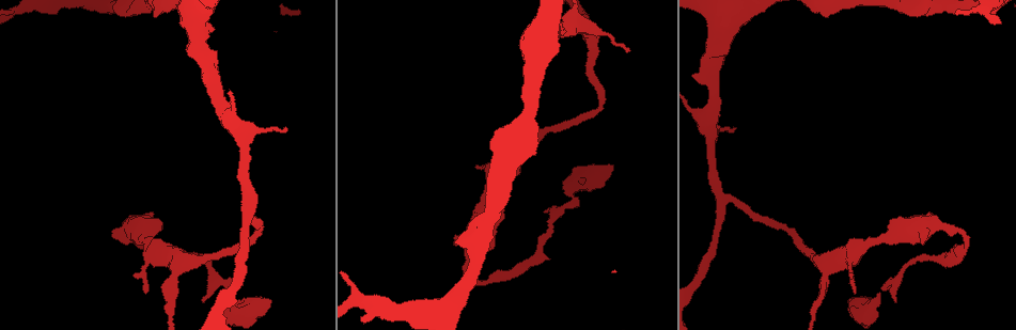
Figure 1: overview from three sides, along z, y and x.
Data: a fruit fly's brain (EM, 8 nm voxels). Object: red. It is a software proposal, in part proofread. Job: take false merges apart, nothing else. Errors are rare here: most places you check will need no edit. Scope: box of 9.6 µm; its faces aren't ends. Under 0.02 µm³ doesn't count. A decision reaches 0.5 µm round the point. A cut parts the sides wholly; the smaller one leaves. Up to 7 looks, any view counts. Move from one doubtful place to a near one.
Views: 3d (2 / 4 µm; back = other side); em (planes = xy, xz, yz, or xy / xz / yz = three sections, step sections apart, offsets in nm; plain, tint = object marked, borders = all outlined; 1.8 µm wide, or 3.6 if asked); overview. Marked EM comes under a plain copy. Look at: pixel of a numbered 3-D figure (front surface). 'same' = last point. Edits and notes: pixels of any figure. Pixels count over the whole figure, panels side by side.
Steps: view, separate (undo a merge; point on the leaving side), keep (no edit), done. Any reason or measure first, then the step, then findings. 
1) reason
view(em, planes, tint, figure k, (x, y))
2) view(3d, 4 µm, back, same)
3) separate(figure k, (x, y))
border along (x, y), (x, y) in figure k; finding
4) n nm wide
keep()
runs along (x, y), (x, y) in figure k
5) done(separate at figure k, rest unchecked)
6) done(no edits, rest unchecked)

abrupt turn
view(3d, 2 µm, figure 1, (961, 233))

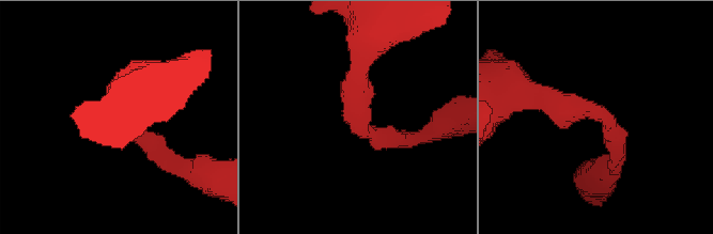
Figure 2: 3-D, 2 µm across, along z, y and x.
arms of 180, 280 nm; now the EM
view(em, planes, tint, figure 2, (606, 119))

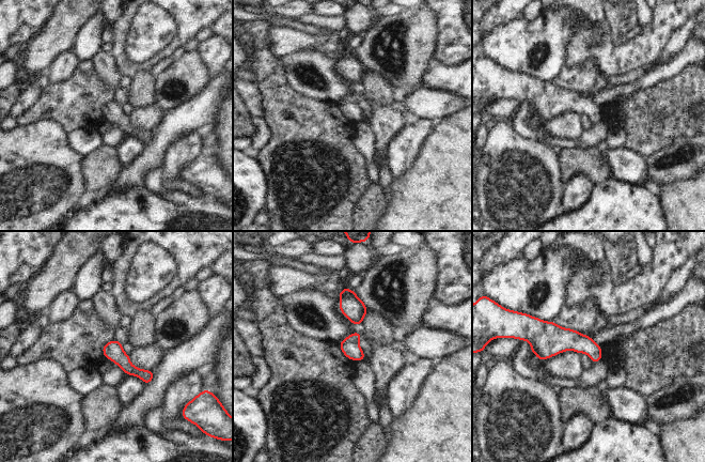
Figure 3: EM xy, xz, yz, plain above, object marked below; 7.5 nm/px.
keep()
runs along (105, 349), (149, 379) in figure 3; one cell here

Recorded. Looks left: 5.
a fork
view(3d, 4 µm, figure 1, (156, 250))

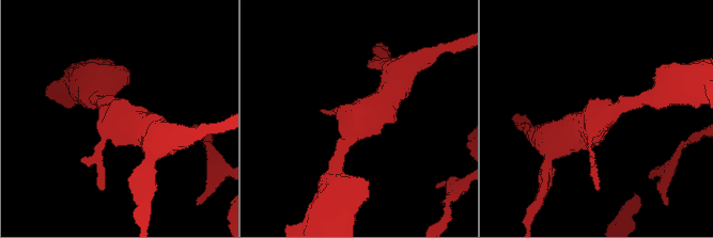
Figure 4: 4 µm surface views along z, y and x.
view(em, 3.6 µm, planes, borders, figure 4, (118, 115))

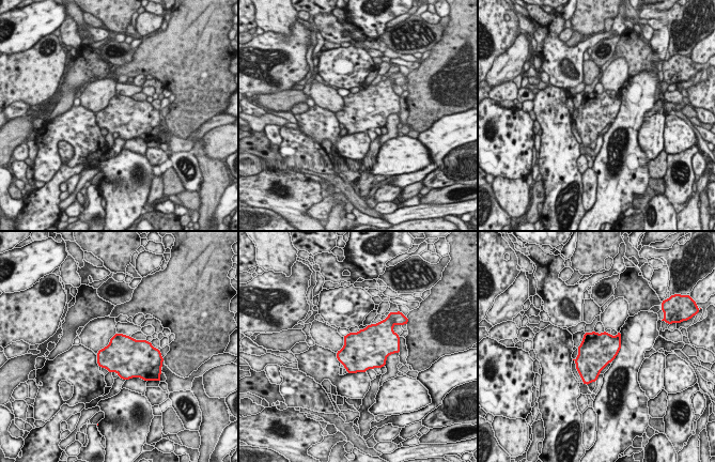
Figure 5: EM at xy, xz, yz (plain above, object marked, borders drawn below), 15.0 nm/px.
keep()
all the same cell

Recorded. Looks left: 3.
abrupt turn
view(3d, 2 µm, figure 1, (708, 130))

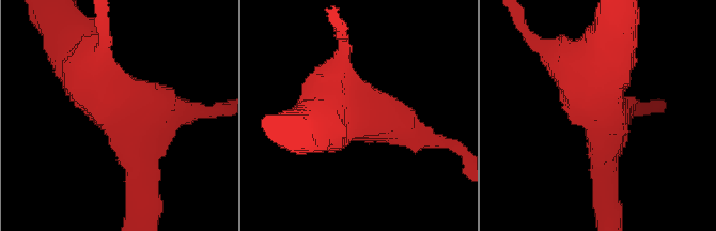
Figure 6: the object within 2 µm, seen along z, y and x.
need the tissue
view(em, planes, tint, figure 6, (602, 107))

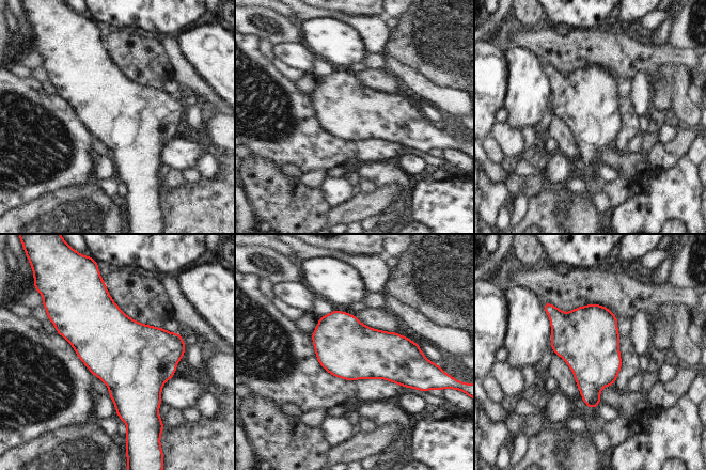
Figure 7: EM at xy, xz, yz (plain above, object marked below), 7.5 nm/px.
keep()
continuous, no second cell

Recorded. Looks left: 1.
done(no edits, rest unchecked)

